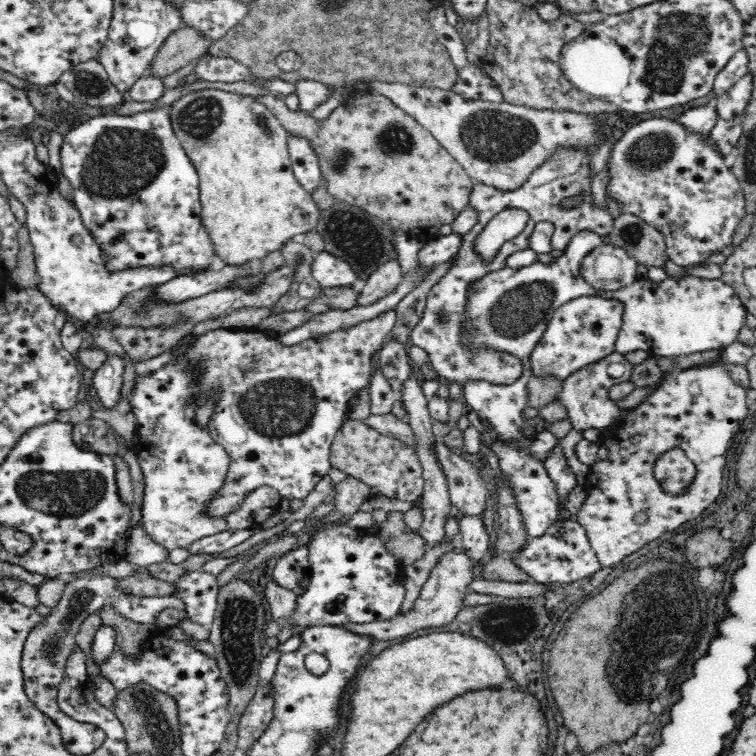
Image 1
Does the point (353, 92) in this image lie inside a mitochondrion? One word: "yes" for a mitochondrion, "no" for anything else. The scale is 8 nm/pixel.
no

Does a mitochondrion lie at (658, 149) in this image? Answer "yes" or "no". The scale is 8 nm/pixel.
yes

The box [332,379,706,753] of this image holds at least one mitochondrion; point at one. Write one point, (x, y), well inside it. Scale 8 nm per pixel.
(640, 638)

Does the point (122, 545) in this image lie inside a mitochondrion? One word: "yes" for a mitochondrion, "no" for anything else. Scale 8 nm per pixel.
no

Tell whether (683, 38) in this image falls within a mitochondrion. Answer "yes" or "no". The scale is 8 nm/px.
yes

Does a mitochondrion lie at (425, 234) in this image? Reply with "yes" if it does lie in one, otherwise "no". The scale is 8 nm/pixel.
no

